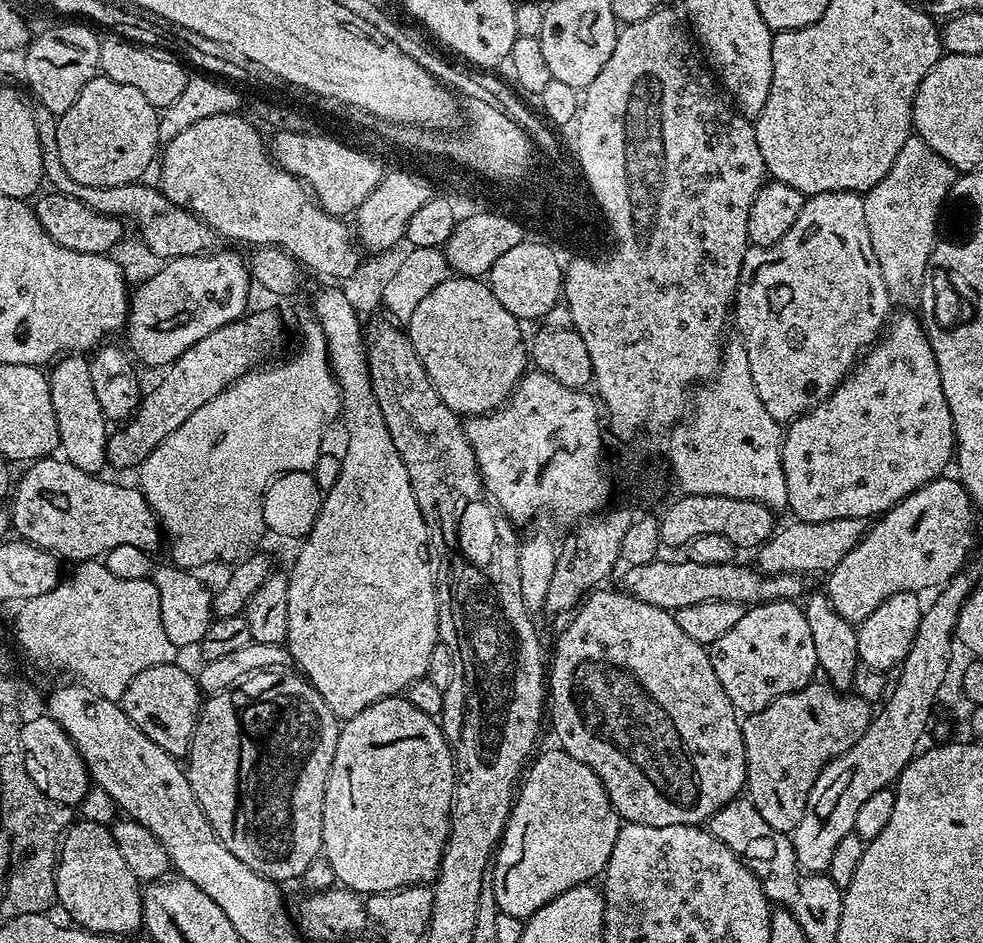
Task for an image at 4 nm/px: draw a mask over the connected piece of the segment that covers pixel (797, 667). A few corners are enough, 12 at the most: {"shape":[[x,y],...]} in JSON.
{"shape":[[749,607],[708,648],[737,713],[813,683],[804,609]]}

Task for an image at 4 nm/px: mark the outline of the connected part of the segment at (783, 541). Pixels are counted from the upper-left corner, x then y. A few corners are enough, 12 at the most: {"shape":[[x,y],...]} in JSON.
{"shape":[[868,520],[781,527],[755,553],[765,574],[827,574]]}

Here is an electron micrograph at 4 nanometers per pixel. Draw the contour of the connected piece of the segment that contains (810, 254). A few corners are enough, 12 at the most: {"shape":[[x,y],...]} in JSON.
{"shape":[[858,192],[749,247],[734,328],[766,414],[816,408],[890,293]]}

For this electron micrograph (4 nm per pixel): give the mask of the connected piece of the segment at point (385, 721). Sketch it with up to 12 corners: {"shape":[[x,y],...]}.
{"shape":[[403,695],[347,717],[323,859],[357,894],[431,885],[456,761]]}

